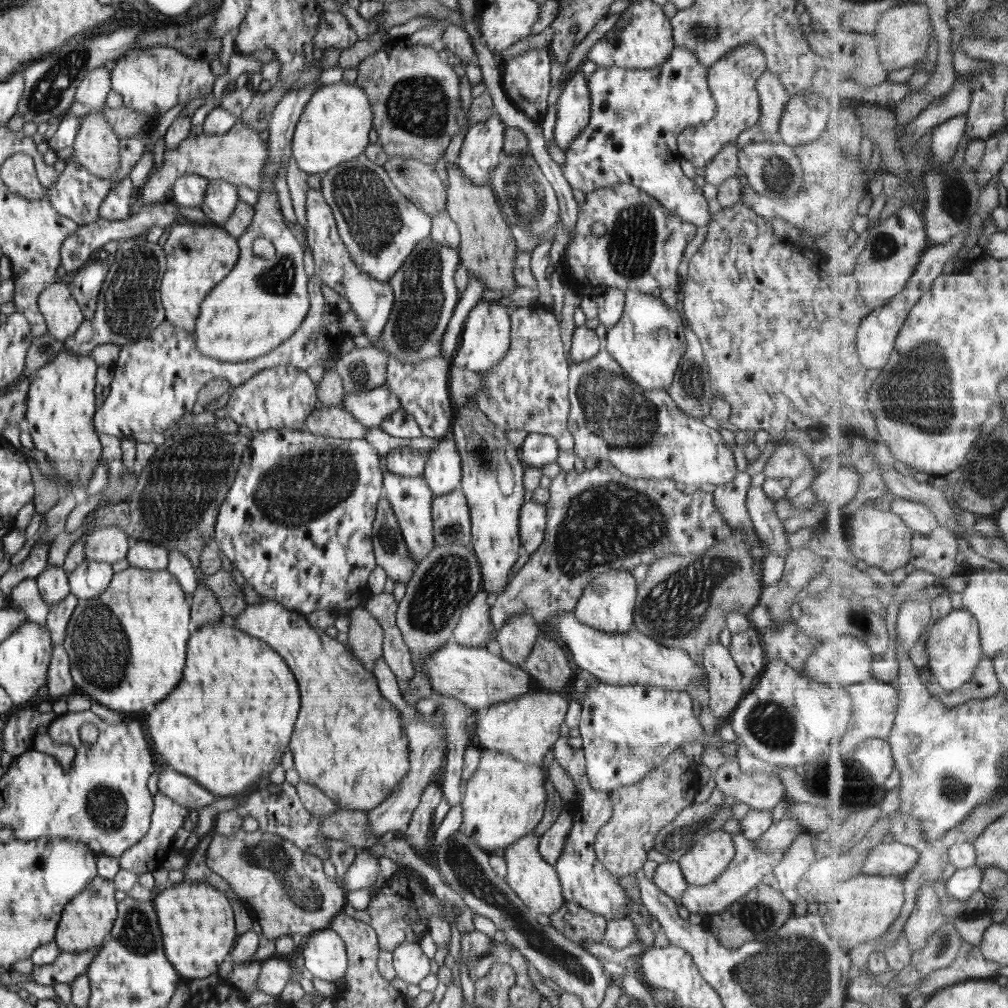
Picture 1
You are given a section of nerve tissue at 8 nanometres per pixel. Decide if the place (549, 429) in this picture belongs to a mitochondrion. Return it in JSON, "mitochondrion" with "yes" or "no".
{"mitochondrion":"no"}

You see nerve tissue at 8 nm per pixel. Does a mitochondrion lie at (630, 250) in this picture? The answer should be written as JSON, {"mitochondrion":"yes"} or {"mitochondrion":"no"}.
{"mitochondrion":"yes"}

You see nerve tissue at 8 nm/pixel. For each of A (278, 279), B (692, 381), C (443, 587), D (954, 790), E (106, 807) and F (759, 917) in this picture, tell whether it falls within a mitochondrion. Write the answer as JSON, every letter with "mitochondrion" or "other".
{"A":"mitochondrion","B":"mitochondrion","C":"mitochondrion","D":"mitochondrion","E":"mitochondrion","F":"mitochondrion"}

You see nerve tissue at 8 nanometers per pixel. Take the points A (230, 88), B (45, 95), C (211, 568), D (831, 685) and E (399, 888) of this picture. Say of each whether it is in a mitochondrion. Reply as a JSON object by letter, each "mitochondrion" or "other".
{"A":"other","B":"mitochondrion","C":"other","D":"other","E":"other"}

